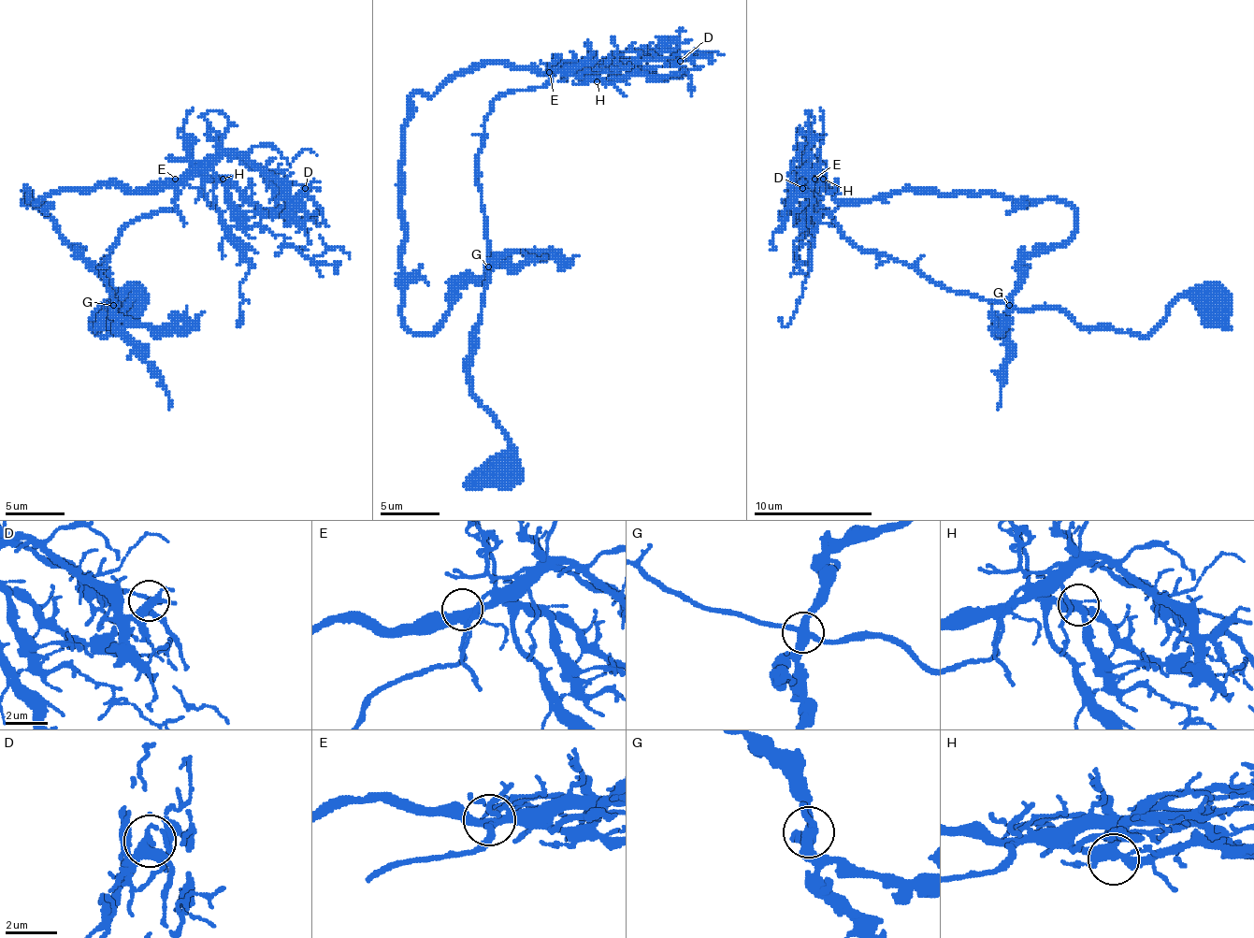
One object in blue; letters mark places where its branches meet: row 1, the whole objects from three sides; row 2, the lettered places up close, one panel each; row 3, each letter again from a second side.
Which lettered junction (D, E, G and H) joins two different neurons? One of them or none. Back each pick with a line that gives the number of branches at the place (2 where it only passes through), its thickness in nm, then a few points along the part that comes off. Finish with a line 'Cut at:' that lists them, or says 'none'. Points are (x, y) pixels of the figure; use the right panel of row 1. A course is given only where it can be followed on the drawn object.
Cut at: none

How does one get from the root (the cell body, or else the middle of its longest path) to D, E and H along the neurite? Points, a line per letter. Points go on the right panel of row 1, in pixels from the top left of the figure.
D: (1217, 297), (1189, 291), (1145, 336), (1087, 329), (861, 252), (817, 202), (802, 152), (790, 194), (802, 188)
E: (1217, 297), (1189, 291), (1136, 336), (957, 294), (861, 252), (817, 202), (814, 179)
H: (1217, 297), (1189, 291), (1136, 336), (957, 294), (861, 252), (817, 202), (823, 179)

